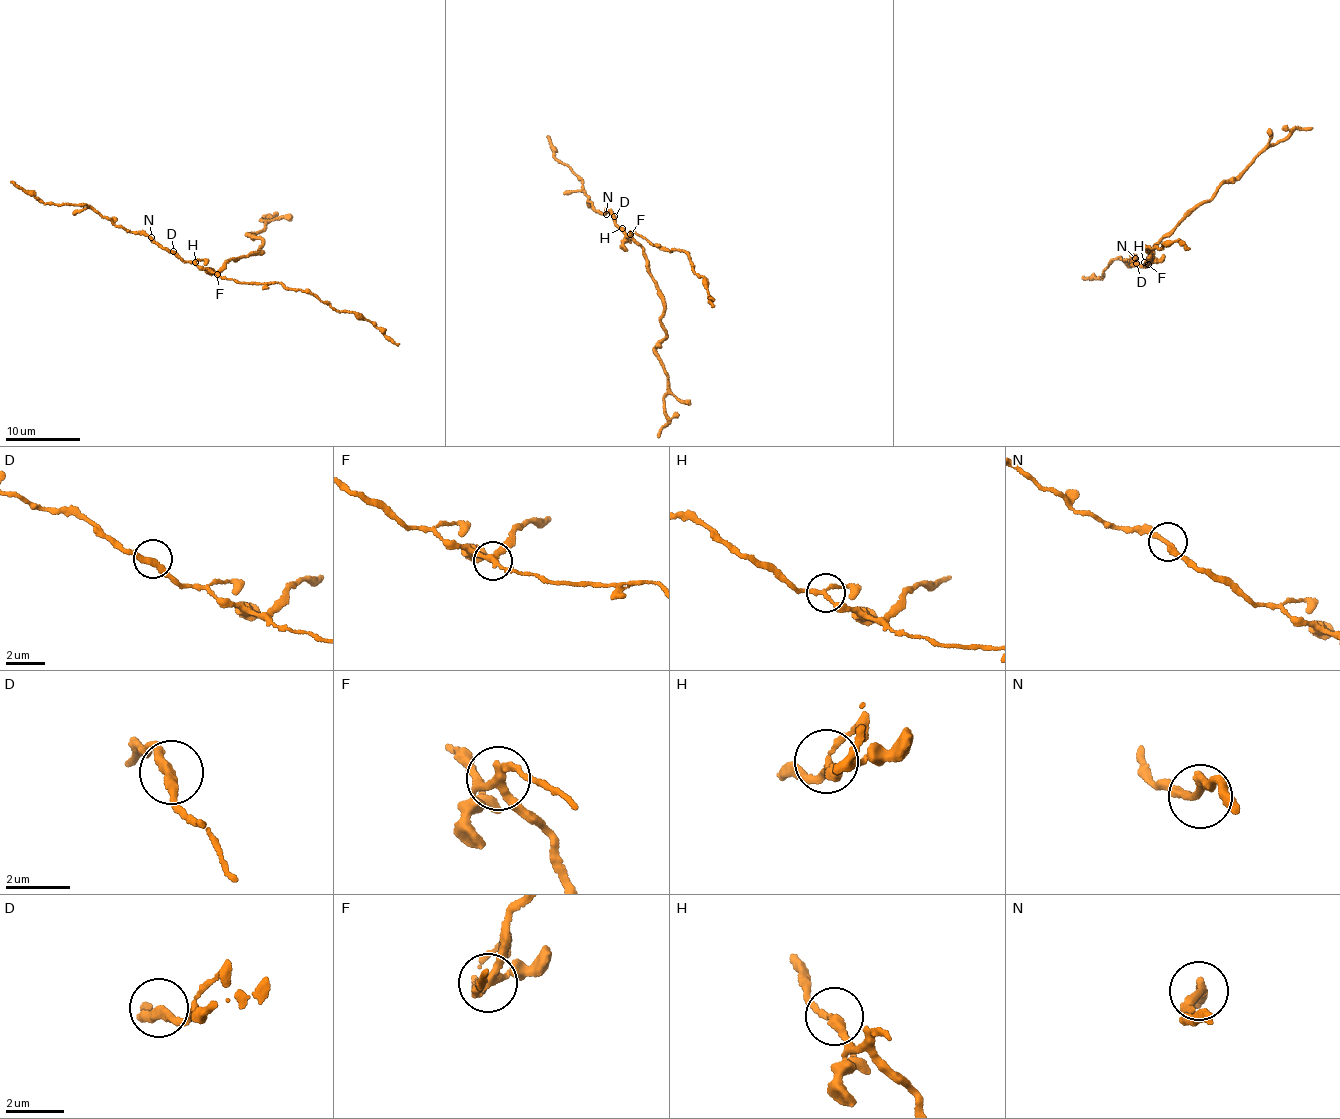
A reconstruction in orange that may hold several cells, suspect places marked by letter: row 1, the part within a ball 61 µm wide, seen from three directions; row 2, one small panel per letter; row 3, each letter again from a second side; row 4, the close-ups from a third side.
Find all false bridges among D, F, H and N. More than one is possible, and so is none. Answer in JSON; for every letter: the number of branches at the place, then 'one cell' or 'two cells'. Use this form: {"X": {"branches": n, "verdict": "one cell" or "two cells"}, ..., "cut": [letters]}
{"D": {"branches": 2, "verdict": "one cell"}, "F": {"branches": 3, "verdict": "two cells"}, "H": {"branches": 3, "verdict": "one cell"}, "N": {"branches": 2, "verdict": "one cell"}, "cut": ["F"]}

